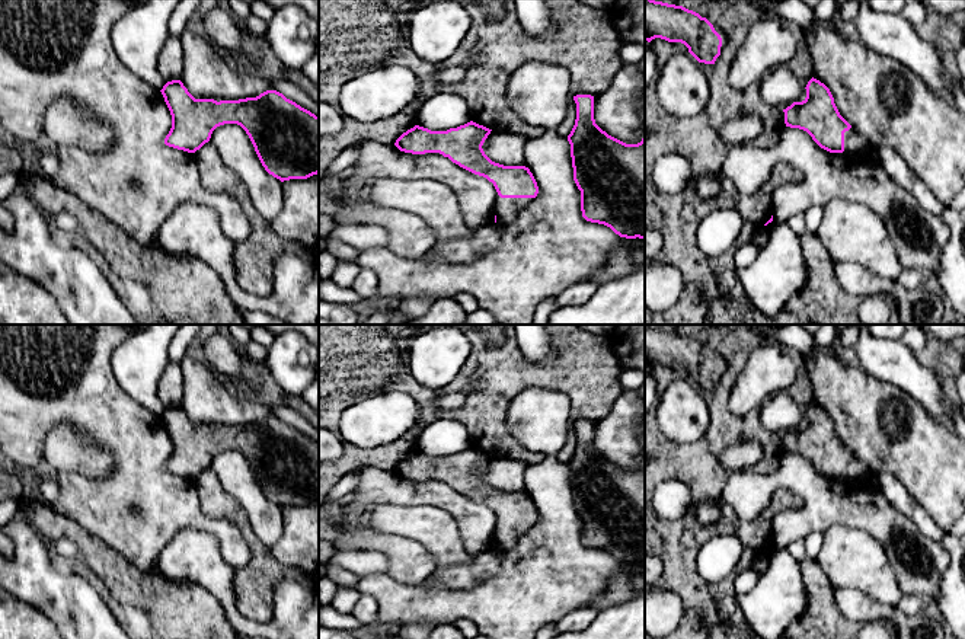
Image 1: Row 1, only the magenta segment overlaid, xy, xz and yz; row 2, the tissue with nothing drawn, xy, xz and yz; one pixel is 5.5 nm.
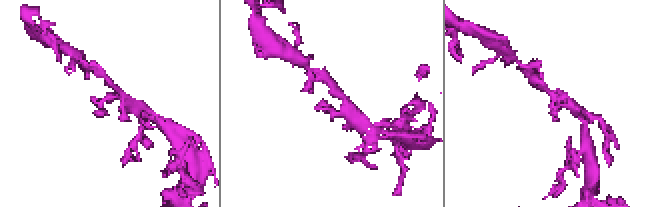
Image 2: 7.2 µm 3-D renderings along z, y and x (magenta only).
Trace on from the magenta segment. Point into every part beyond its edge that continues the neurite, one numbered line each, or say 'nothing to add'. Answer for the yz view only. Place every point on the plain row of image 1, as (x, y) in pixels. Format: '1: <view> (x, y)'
1: yz (855, 469)

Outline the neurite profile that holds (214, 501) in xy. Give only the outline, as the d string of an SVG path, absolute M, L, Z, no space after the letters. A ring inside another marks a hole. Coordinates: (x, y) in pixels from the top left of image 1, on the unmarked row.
M208 467L196 479L198 504L210 518L233 521L250 550L250 560L236 568L233 575L234 604L245 617L266 623L274 614L274 590L284 579L295 579L304 587L316 588L317 581L303 571L287 568L275 560L271 549L255 534L242 505L220 485Z

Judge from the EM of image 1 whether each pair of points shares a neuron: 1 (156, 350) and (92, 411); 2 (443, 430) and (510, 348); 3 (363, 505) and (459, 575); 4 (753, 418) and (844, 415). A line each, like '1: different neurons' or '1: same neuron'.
1: different neurons
2: different neurons
3: different neurons
4: different neurons

